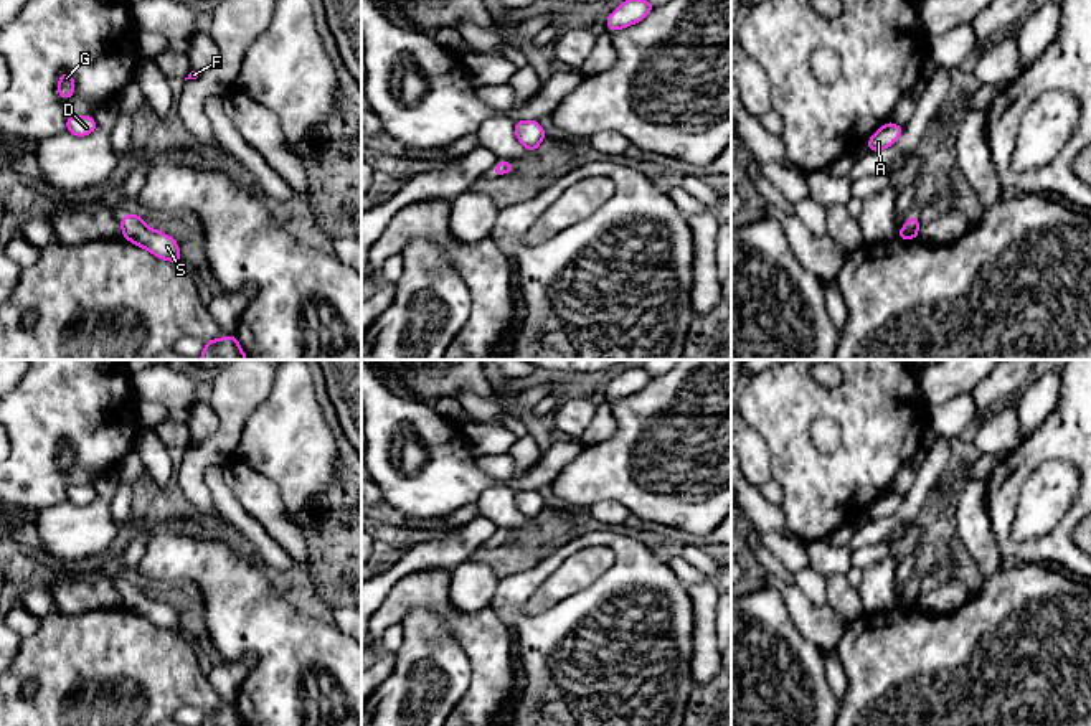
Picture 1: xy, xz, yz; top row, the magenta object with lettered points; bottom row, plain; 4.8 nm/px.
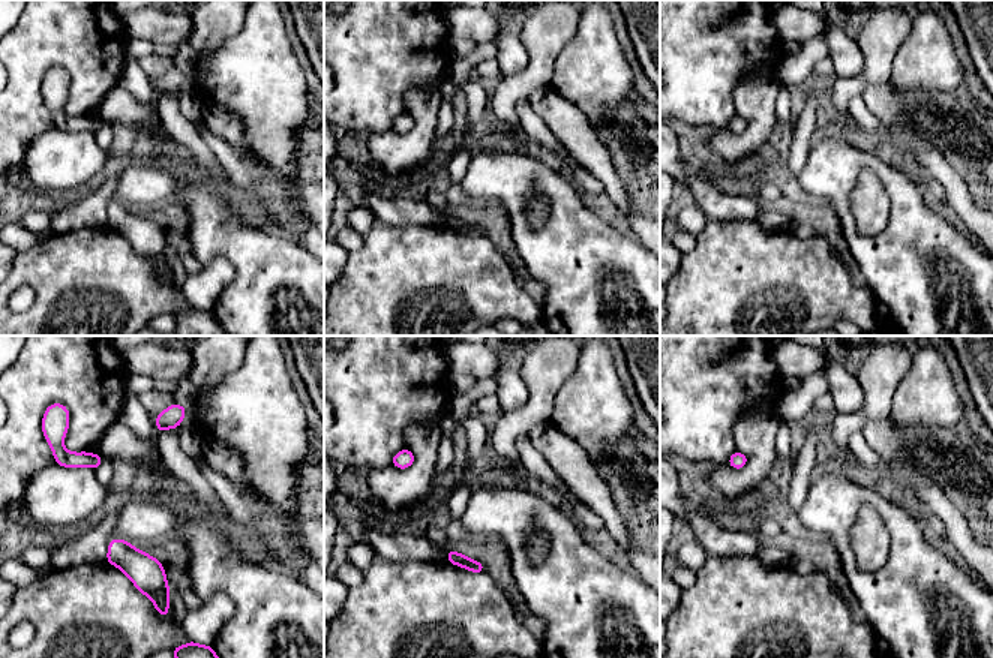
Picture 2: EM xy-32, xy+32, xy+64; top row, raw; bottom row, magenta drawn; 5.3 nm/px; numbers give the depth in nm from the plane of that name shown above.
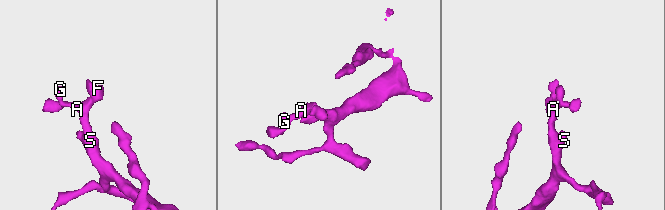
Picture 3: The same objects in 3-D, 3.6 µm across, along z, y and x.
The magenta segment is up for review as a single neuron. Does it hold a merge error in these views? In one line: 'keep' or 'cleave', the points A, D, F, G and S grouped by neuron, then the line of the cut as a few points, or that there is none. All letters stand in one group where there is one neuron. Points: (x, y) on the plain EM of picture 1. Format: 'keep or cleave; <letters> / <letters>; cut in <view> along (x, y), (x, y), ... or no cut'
keep; A D F G S; no cut

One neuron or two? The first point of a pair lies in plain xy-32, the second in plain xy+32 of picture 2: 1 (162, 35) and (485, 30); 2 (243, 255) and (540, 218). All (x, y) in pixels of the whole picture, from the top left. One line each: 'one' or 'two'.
1: one
2: two

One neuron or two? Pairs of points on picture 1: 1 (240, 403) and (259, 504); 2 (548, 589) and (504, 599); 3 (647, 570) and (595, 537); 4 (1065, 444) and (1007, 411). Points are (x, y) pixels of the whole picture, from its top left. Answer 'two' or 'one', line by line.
1: two
2: two
3: one
4: two

